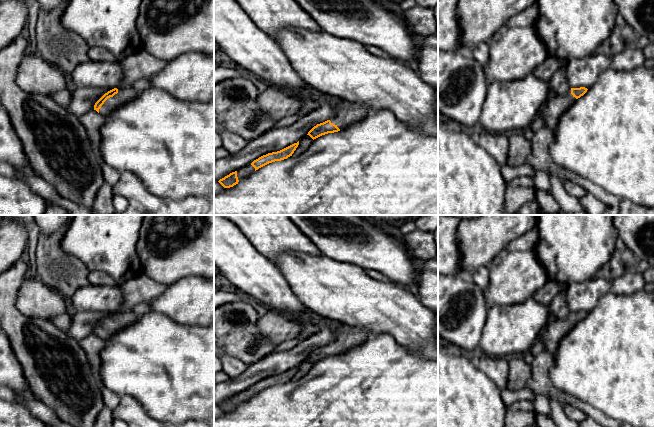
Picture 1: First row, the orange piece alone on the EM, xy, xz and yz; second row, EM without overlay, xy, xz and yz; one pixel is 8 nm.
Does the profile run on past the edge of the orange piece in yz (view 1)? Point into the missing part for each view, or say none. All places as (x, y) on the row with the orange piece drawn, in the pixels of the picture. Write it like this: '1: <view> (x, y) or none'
1: yz (556, 105)

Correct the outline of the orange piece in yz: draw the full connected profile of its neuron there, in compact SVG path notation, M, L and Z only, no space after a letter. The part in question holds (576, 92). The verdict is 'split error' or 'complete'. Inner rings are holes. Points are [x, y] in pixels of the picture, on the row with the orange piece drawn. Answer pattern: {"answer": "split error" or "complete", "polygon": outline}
{"answer": "split error", "polygon": "M570 88L564 94L556 94L548 98L545 108L539 115L545 126L554 130L559 122L560 117L567 109L587 92L587 88Z"}

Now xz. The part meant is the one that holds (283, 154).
{"answer": "split error", "polygon": "M299 141L297 143L294 143L280 151L268 153L266 155L263 155L259 157L258 159L254 160L251 164L246 165L245 167L242 167L241 169L230 173L229 175L225 176L224 178L220 179L218 182L224 187L224 188L230 188L234 185L238 184L238 182L245 177L249 176L252 172L258 170L259 168L275 162L275 161L281 161L284 159L287 159L288 157L292 156L294 151L299 145Z"}

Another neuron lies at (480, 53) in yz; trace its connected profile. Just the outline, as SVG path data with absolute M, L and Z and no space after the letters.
M480 43L475 47L469 54L482 66L486 65L489 57L489 46L488 43Z

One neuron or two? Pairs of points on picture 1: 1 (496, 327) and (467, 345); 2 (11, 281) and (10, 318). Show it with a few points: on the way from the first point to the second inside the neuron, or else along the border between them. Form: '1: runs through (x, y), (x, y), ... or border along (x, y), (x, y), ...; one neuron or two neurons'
1: border along (487, 313), (478, 345); two neurons
2: runs through (10, 290), (10, 309); one neuron

